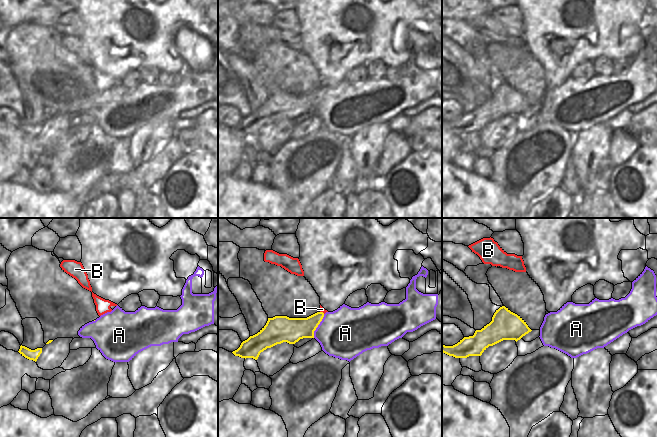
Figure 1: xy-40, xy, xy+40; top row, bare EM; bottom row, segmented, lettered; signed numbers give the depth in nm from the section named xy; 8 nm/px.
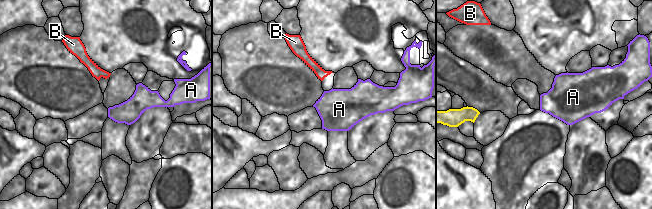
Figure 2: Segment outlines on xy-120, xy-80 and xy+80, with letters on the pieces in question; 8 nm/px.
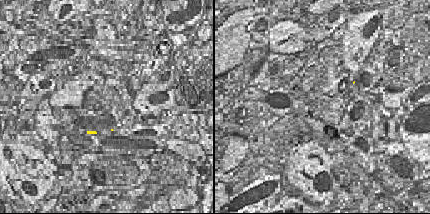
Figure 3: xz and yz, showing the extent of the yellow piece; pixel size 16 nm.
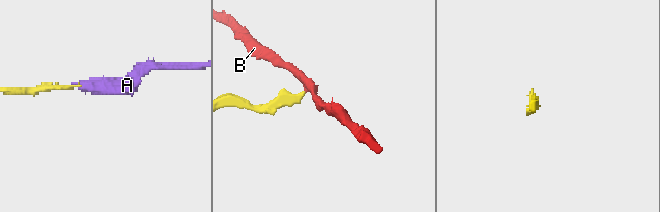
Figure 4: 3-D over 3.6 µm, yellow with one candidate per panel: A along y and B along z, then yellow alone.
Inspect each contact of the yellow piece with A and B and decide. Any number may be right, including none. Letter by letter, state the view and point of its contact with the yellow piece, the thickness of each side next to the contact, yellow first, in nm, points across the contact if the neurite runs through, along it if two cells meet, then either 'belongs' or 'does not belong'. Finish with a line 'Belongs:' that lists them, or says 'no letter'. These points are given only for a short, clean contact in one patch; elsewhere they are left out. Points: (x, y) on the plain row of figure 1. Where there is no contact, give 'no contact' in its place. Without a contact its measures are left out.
A: meets yellow in xy at (317, 102); 200 nm thick on the yellow side, 400 nm on the other; runs through xy (291, 106), (317, 102), (345, 109); belongs
B: meets yellow in xy at (322, 88); 180 nm thick on the yellow side, 40 nm on the other; border along xy (320, 87), (324, 89); does not belong
Belongs: A

